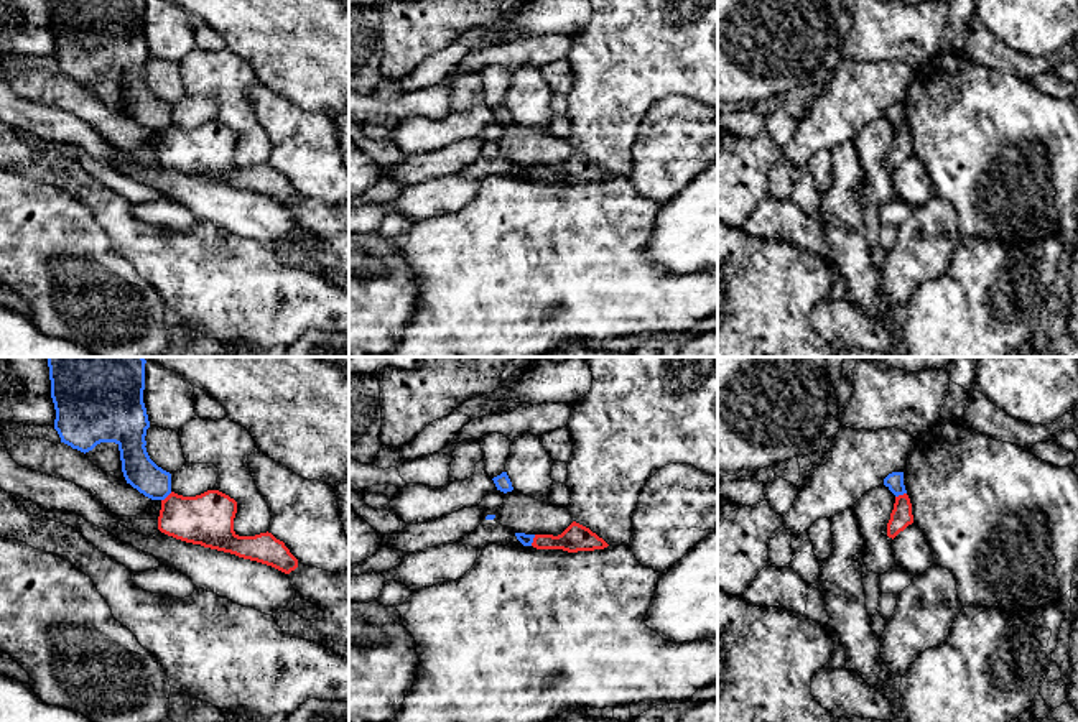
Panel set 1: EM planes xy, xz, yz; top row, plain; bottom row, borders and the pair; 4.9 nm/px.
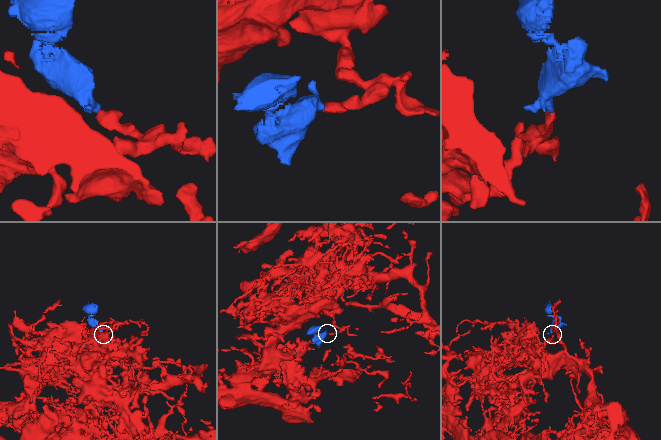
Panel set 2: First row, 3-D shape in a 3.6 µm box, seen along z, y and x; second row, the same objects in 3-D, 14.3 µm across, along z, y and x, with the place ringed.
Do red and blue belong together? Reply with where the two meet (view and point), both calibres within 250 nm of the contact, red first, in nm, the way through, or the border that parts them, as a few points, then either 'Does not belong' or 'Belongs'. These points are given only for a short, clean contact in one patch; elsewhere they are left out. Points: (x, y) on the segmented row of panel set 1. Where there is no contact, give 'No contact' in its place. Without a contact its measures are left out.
Touches red at xz (534, 540). Thickness 130 nm (red) against 60 nm. Boundary: xz (535, 535), (530, 545). Does not belong

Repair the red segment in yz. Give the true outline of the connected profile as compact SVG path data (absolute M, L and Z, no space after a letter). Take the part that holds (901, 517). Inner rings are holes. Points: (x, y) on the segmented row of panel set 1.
M907 493L895 497L894 510L887 523L887 536L895 538L908 525L913 523L912 503Z

